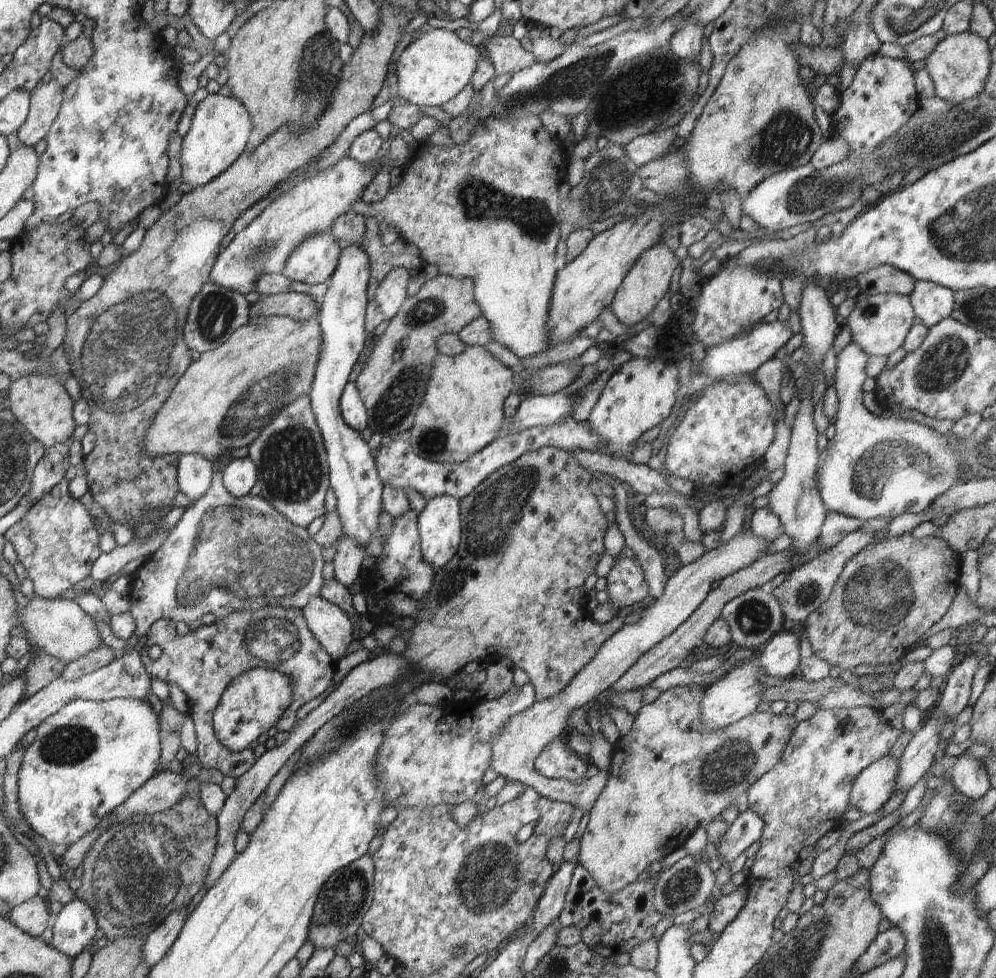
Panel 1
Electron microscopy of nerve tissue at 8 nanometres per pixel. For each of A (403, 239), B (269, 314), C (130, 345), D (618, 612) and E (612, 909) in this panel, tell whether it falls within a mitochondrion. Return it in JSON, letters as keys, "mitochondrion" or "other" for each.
{"A":"other","B":"other","C":"mitochondrion","D":"other","E":"other"}

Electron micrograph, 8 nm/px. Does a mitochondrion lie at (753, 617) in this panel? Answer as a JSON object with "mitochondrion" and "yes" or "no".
{"mitochondrion":"yes"}

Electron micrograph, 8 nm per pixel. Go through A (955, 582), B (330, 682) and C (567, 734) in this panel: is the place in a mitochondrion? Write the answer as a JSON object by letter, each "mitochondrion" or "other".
{"A":"other","B":"other","C":"other"}

